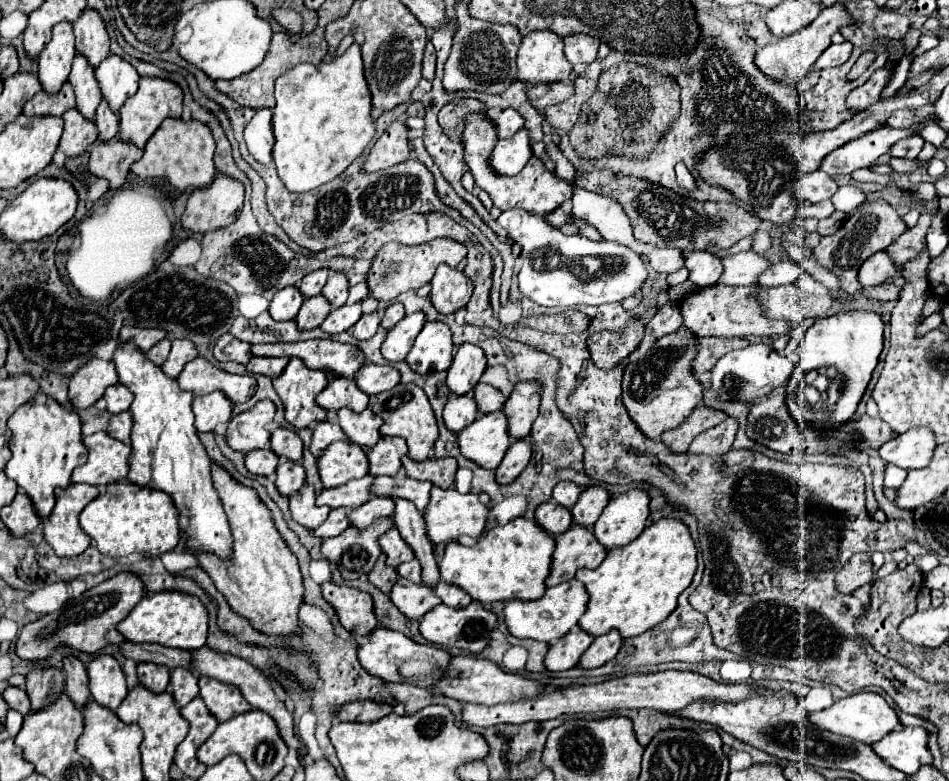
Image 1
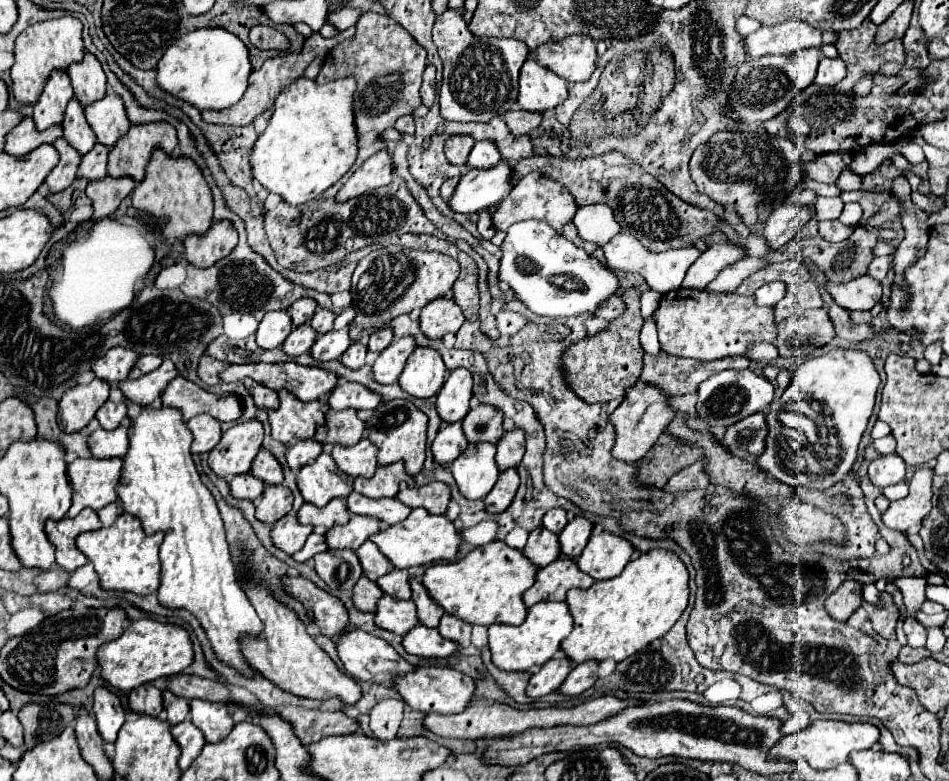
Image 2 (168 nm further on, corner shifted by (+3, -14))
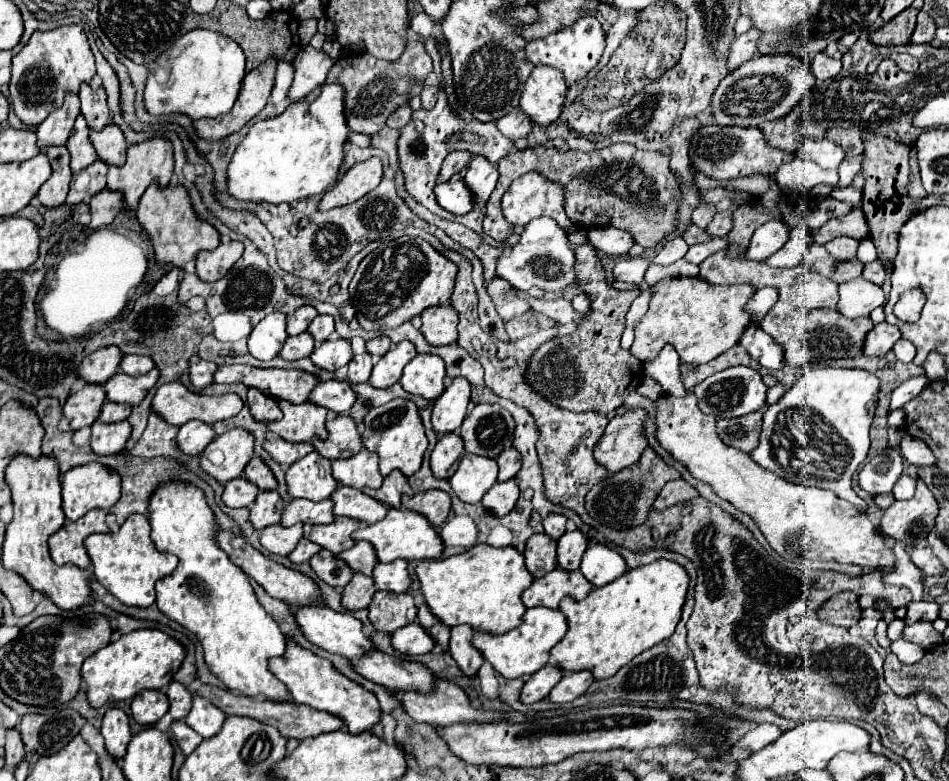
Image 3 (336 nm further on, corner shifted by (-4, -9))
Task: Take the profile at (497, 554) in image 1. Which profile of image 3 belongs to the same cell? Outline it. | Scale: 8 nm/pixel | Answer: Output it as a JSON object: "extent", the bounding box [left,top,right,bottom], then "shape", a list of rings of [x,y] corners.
{"extent":[415,543,533,633],"shape":[[[485,543],[447,559],[421,561],[415,575],[427,607],[443,625],[455,627],[465,623],[483,633],[507,633],[521,625],[525,613],[521,593],[533,583],[533,577],[525,569],[523,555],[515,547],[497,549]]]}

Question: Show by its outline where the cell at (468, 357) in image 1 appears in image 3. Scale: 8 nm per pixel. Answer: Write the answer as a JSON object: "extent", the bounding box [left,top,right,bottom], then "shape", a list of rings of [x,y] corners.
{"extent":[431,377,471,435],"shape":[[[463,377],[451,381],[445,393],[433,403],[433,413],[431,413],[433,431],[443,435],[459,429],[459,425],[465,419],[469,397],[471,397],[471,387],[467,385],[467,381],[463,381]]]}

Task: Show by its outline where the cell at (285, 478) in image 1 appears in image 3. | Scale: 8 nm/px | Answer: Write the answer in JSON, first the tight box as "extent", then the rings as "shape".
{"extent":[249,491,285,531],"shape":[[[277,491],[259,493],[255,503],[249,509],[249,521],[257,531],[265,529],[273,523],[279,523],[283,509],[285,509],[285,503],[283,503],[283,499],[279,497]]]}

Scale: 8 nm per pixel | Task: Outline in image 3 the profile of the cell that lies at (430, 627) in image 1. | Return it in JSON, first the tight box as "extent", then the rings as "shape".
{"extent":[391,625,435,655],"shape":[[[407,625],[395,631],[395,635],[391,635],[391,647],[403,655],[421,655],[421,653],[429,653],[435,643],[431,641],[431,637],[427,637],[427,631],[421,629],[421,625]]]}

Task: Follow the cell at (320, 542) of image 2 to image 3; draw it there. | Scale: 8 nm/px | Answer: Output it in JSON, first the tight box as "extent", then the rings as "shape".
{"extent":[289,537,321,565],"shape":[[[303,537],[303,539],[297,543],[297,547],[291,551],[289,559],[291,559],[291,563],[295,563],[295,565],[307,563],[317,551],[321,551],[319,545],[315,545],[315,543],[311,543],[311,541],[307,541],[307,539]]]}

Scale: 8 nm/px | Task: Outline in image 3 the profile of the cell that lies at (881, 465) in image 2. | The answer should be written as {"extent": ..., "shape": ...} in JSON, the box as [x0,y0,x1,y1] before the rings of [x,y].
{"extent":[857,449,903,495],"shape":[[[897,449],[879,451],[873,459],[869,459],[857,473],[857,483],[863,491],[871,495],[891,493],[895,481],[901,477],[903,459]]]}

